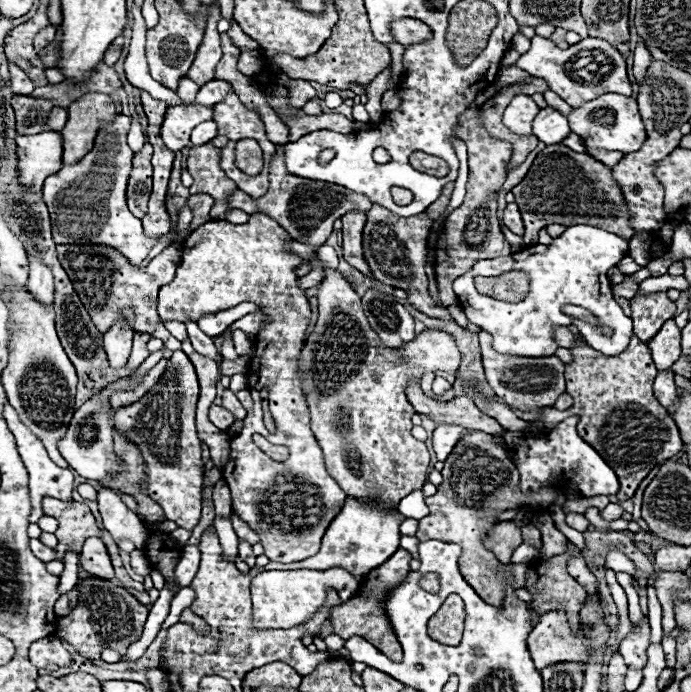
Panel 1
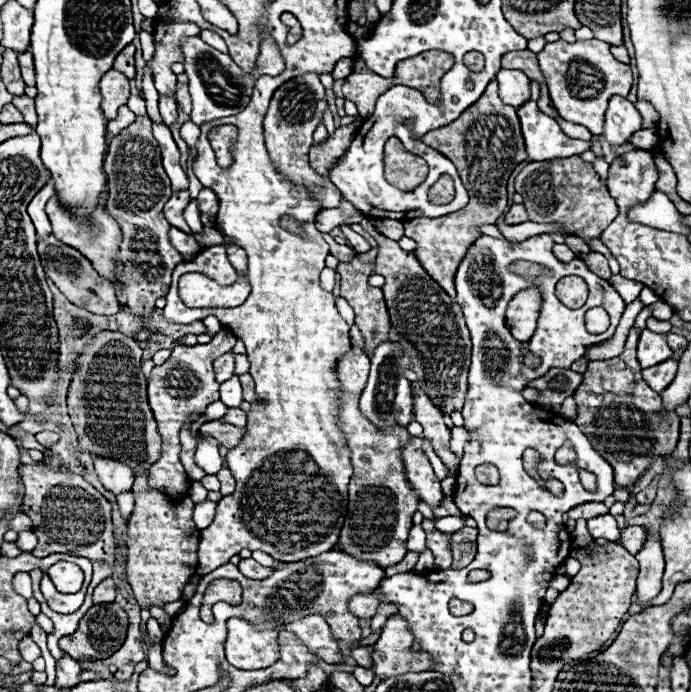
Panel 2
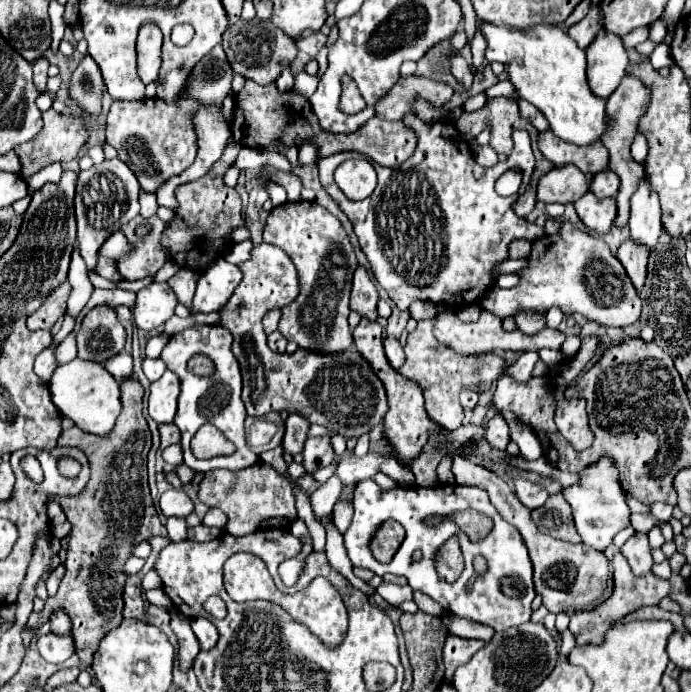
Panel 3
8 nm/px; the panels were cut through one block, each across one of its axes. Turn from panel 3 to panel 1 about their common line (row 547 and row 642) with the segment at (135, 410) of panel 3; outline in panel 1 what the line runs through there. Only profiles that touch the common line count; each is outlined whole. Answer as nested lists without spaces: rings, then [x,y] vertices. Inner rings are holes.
[[[90,576],[84,578],[80,586],[82,588],[78,592],[76,608],[68,616],[58,620],[58,628],[56,628],[58,638],[72,644],[78,654],[90,660],[100,658],[100,652],[104,648],[112,648],[120,656],[124,656],[128,646],[142,636],[144,622],[148,616],[148,606],[140,604],[126,588],[116,586],[104,578]]]

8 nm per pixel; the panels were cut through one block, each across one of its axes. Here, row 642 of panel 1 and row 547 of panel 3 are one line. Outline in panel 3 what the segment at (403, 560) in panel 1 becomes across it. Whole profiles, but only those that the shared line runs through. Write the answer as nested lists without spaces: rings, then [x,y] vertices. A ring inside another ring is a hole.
[[[388,520],[380,526],[372,540],[372,552],[380,562],[390,562],[390,558],[398,552],[398,546],[402,544],[404,530],[398,522]]]

